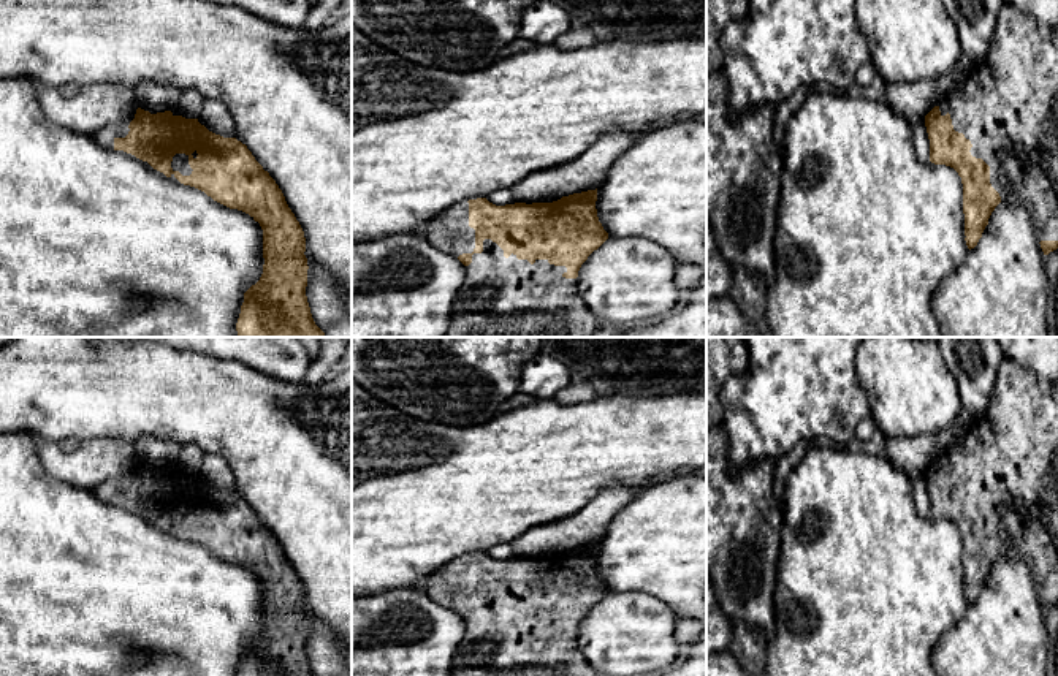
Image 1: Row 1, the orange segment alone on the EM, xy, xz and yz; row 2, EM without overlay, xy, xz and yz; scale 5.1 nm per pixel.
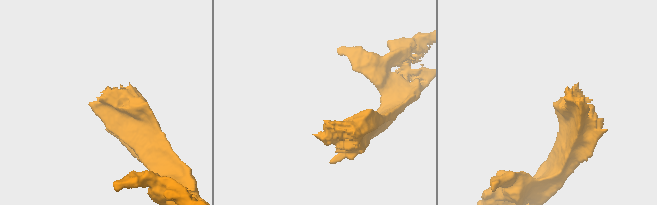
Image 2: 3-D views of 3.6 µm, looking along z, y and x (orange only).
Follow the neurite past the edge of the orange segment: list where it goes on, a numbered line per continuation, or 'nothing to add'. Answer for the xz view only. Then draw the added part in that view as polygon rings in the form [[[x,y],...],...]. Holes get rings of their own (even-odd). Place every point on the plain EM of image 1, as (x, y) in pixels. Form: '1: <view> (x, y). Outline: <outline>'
1: xz (496, 643). Outline: [[[491,594],[483,595],[483,606],[472,610],[472,617],[464,621],[464,636],[453,657],[451,676],[597,676],[594,668],[586,662],[584,655],[578,649],[577,633],[565,633],[562,629],[567,627],[565,621],[550,619],[548,614],[535,614],[531,619],[527,614],[518,614],[516,610],[504,611],[504,605]]]

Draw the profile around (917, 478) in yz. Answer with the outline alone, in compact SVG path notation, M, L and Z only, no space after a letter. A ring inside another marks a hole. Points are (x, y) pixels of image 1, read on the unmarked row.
M925 472L909 473L914 489L914 503L920 516L930 518L930 494L925 481Z

